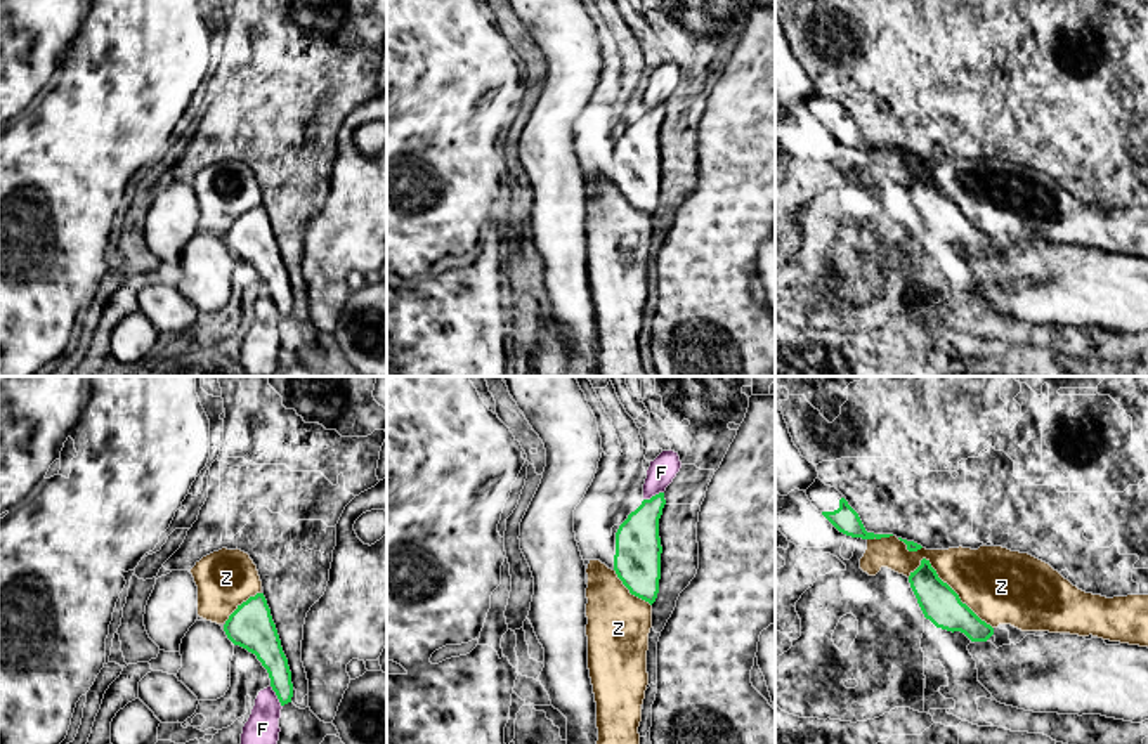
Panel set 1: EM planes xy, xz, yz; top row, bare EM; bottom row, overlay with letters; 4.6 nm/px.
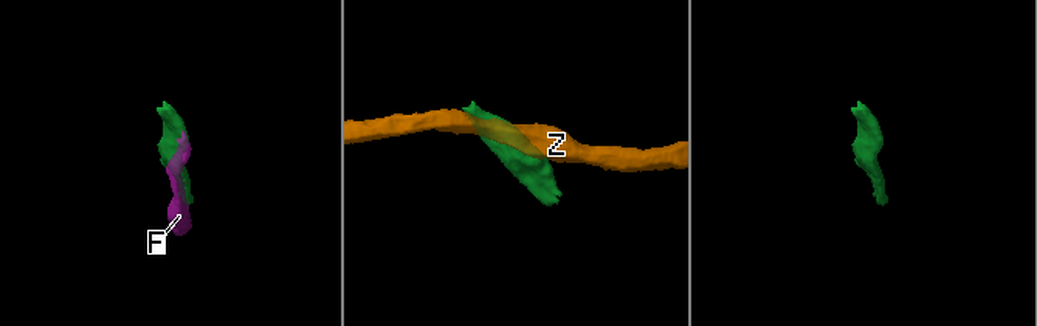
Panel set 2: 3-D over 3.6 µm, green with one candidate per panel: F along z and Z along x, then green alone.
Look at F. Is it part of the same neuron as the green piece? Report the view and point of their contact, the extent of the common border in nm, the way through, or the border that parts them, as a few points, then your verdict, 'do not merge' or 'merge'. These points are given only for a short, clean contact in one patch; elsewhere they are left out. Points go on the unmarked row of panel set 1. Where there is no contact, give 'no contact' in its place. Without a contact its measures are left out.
contact xy (276, 306); length 120 nm; do not merge

